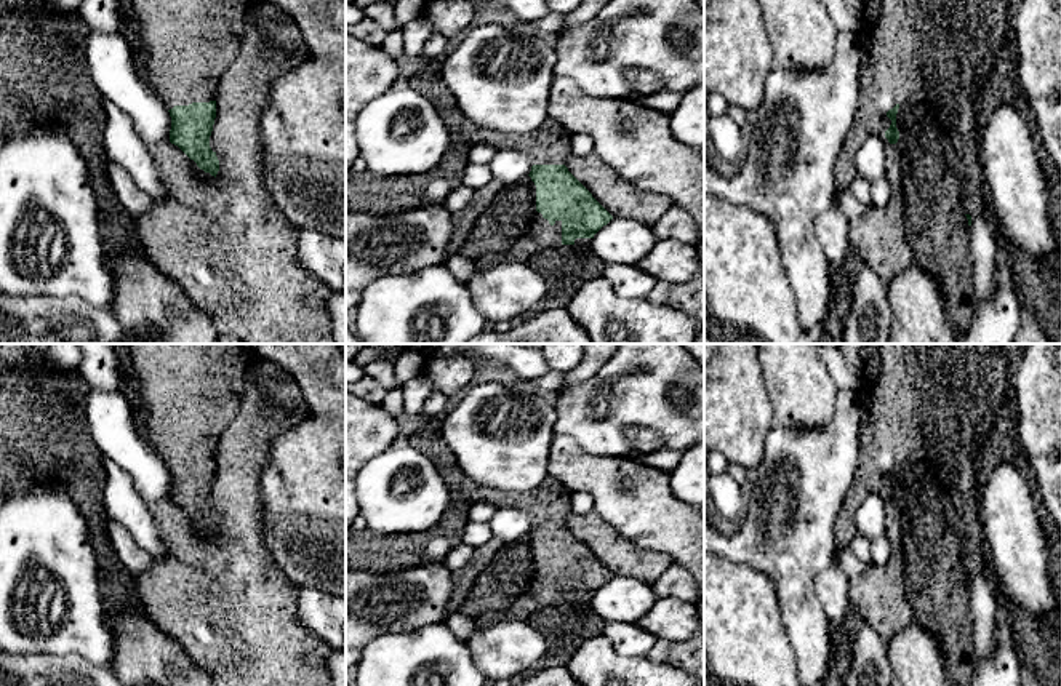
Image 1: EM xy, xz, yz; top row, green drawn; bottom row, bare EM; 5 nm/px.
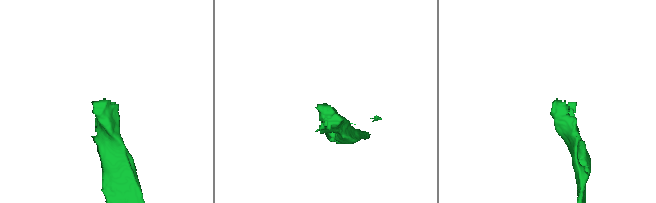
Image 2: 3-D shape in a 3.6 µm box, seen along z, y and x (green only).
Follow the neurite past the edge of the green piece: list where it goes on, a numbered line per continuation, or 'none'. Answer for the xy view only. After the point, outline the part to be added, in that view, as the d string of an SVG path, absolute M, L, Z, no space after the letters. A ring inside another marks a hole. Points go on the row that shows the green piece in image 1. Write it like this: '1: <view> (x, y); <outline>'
1: xy (191, 43); M131 0L147 48L144 82L166 107L216 101L224 72L240 53L251 0Z

